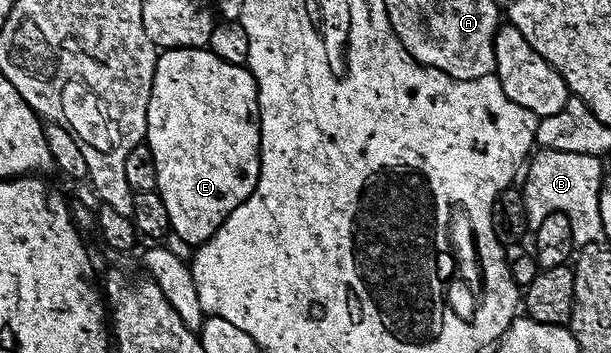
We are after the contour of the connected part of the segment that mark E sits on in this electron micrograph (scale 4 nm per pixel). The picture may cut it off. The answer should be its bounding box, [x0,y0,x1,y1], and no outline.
[144,48,261,246]

